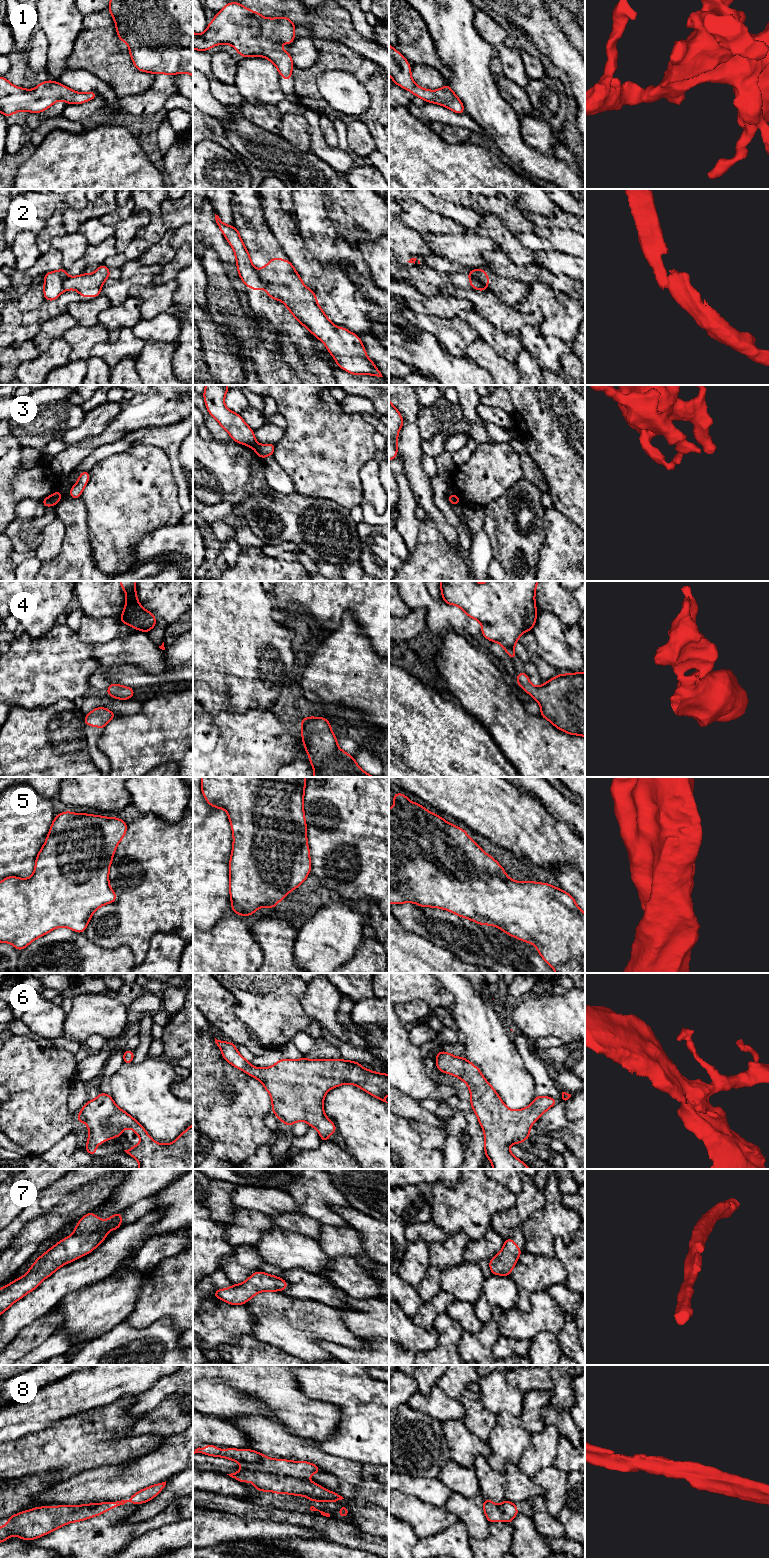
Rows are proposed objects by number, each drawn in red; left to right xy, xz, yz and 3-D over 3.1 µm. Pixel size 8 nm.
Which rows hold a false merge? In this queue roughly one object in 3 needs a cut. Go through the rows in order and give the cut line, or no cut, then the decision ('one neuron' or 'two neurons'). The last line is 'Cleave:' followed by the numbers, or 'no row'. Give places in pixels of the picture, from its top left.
1: no cut | one neuron
2: yz (469, 275), (483, 286) | two neurons
3: xz (257, 443), (253, 448) | two neurons
4: no cut | one neuron
5: no cut | one neuron
6: no cut | one neuron
7: no cut | one neuron
8: no cut | one neuron
Cleave: 2, 3

